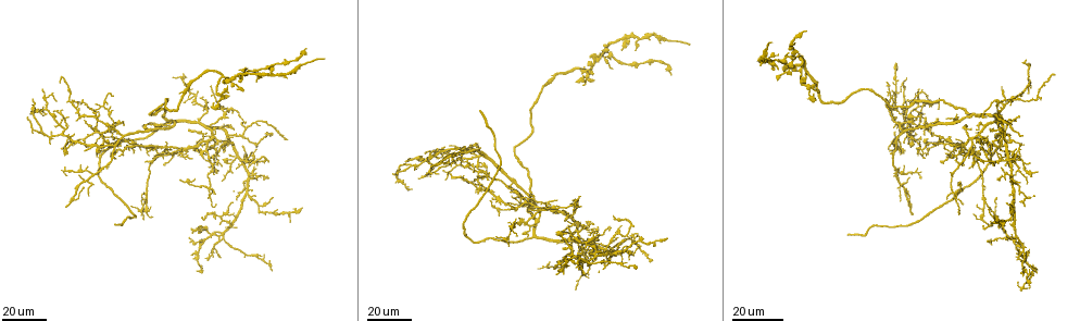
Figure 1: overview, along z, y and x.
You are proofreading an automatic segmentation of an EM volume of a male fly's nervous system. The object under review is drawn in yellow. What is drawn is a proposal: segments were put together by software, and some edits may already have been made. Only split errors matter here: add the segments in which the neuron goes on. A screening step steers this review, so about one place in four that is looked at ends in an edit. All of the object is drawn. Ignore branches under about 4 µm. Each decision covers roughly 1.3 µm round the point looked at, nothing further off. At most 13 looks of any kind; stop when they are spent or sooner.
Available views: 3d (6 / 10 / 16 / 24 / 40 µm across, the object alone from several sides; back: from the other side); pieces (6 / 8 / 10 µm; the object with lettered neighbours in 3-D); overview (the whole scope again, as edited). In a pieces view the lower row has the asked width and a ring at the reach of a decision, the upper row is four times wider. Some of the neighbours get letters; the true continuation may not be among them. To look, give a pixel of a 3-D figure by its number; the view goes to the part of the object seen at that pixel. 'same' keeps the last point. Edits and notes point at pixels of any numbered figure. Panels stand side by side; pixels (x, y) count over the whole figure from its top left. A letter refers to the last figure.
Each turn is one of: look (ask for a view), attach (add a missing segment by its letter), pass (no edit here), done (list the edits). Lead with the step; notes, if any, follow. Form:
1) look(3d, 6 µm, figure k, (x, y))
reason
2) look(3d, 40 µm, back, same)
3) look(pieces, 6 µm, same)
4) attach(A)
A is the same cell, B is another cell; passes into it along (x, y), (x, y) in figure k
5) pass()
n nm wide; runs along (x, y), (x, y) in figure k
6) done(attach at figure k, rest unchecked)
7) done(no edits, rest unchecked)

look(3d, 40 µm, figure 1, (564, 248))
free end

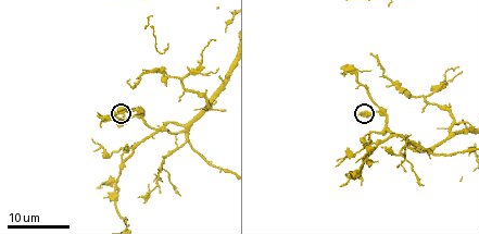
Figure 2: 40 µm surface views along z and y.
look(pieces, 10 µm, figure 2, (361, 115))

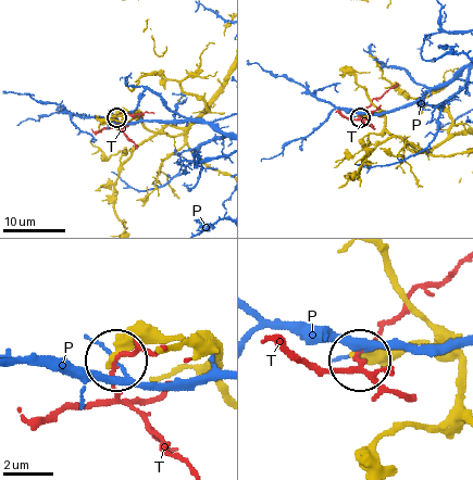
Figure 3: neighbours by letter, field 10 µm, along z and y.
pass()
230 nm wide; P and T are other cells; no lettered segment goes on from it

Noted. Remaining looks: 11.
look(3d, 24 µm, figure 1, (207, 162))
branch stops here

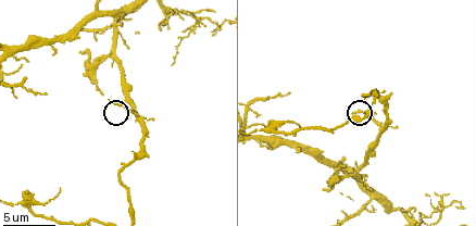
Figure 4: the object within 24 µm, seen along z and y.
look(pieces, 10 µm, figure 4, (355, 111))
see the neighbours

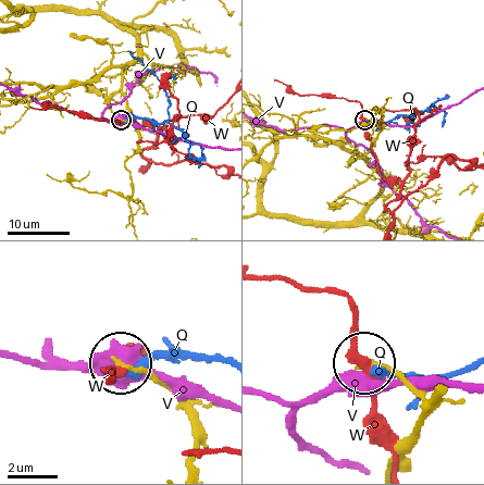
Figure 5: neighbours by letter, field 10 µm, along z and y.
pass()
Q, V and W are other cells; runs along (386, 465), (413, 426), (422, 401), (381, 368), (363, 363) in figure 5; none of them fits

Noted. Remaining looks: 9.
look(3d, 24 µm, figure 1, (187, 131))
branch stops here

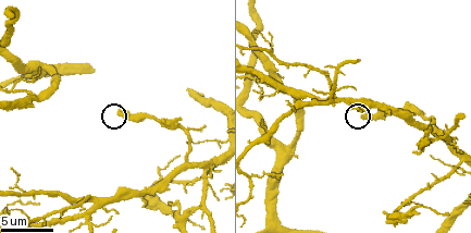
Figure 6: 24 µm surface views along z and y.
look(pieces, 8 µm, figure 6, (120, 111))

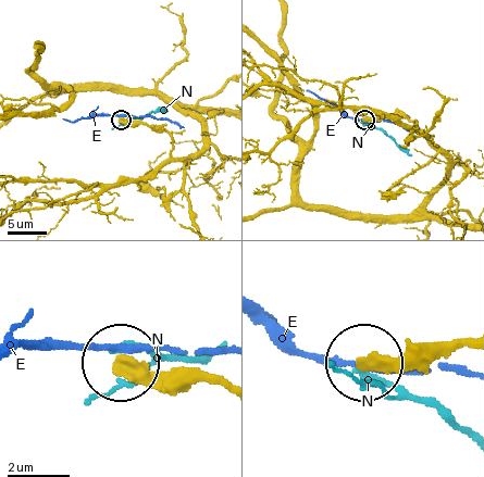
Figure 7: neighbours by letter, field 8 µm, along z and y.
pass()
E and N are other cells; runs along (224, 388), (193, 377), (146, 377), (125, 364) in figure 7; none of them fits

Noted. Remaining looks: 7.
look(3d, 24 µm, figure 1, (27, 119))
tapers out

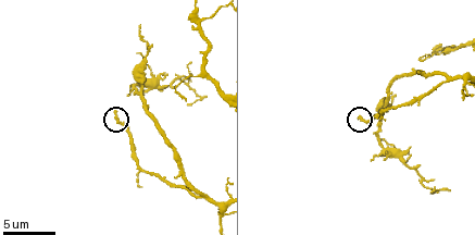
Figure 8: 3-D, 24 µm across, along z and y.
look(pieces, 8 µm, figure 8, (117, 111))

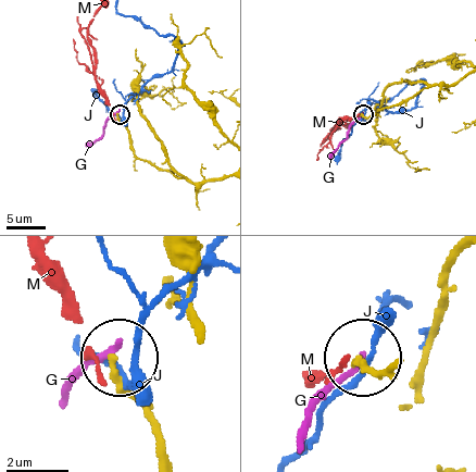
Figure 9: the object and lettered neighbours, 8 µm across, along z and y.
pass()
G, J and M are other cells; runs along (208, 181), (189, 182), (138, 158), (118, 114) in figure 9; no lettered segment goes on from it

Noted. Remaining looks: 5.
look(3d, 40 µm, figure 1, (432, 165))
an open end

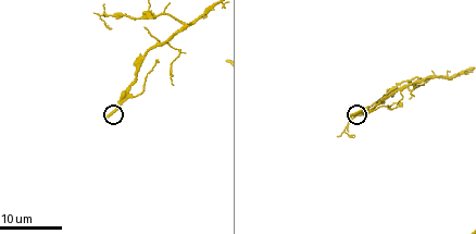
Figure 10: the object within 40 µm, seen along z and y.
look(pieces, 8 µm, figure 10, (108, 115))

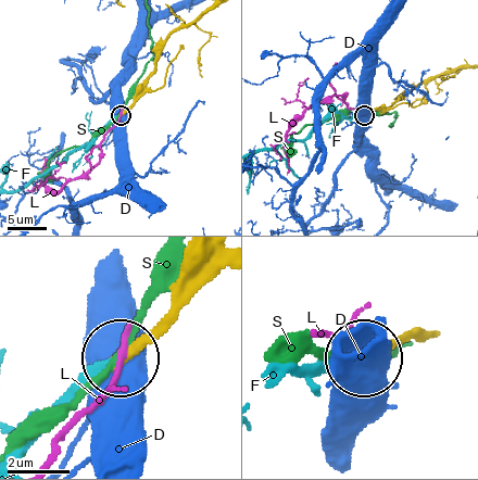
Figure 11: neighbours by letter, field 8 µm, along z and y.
attach(F)
F is the same cell, D, L and S are other cells; passes into it along (196, 285), (19, 445) in figure 11; the neuron continues

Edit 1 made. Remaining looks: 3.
look(overview)

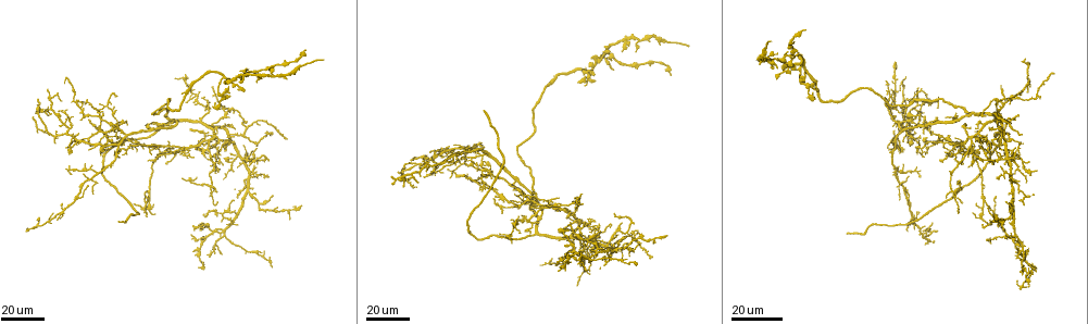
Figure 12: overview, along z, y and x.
look(3d, 40 µm, figure 12, (931, 223))
branch stops here

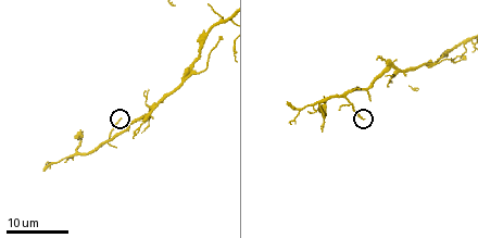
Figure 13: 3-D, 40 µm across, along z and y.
look(pieces, 10 µm, figure 13, (362, 118))
see the neighbours

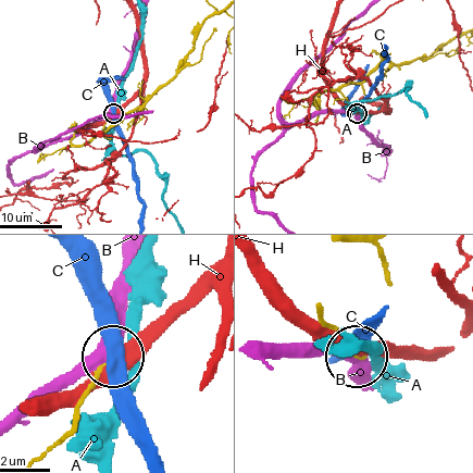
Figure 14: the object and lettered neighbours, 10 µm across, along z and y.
pass()
160 nm wide; A, B, C and H are other cells; runs along (67, 430), (91, 380), (110, 357) in figure 14; no lettered segment goes on from it

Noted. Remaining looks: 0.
done(attach at figure 11, rest unchecked)

